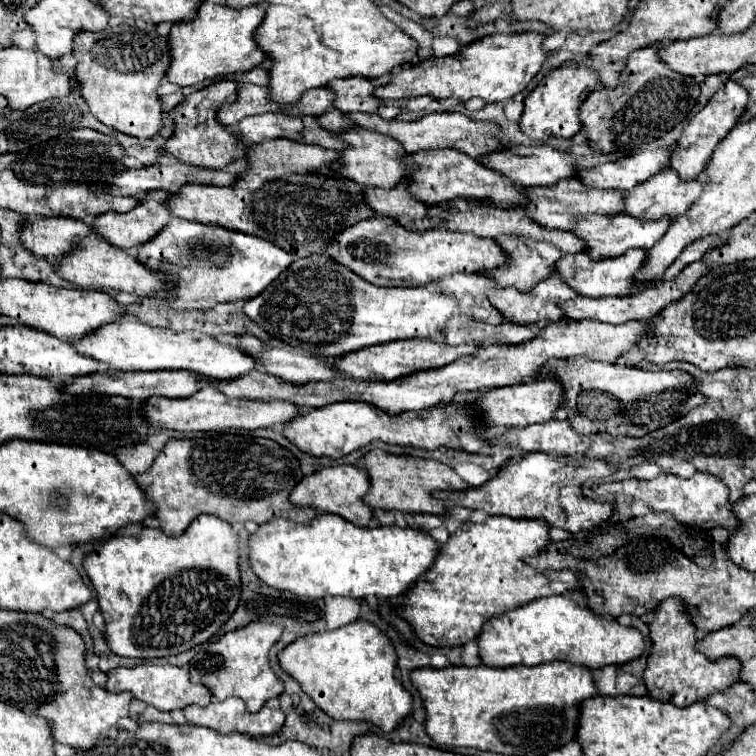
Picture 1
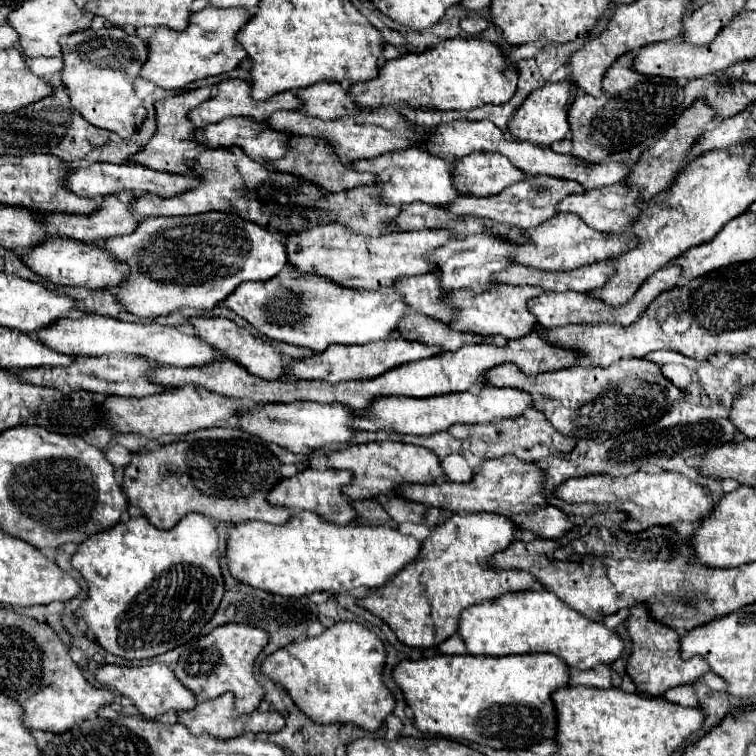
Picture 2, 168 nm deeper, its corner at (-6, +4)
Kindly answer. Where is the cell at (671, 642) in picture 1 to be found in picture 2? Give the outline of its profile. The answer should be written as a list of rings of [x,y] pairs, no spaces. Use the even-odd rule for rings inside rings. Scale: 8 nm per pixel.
[[[636,605],[630,609],[628,617],[628,633],[634,643],[632,657],[628,661],[628,675],[634,679],[638,691],[650,695],[650,697],[662,697],[668,689],[674,689],[678,685],[690,685],[704,677],[704,673],[710,671],[704,657],[696,655],[692,659],[680,657],[680,635],[668,627],[658,623],[650,613],[648,605]]]

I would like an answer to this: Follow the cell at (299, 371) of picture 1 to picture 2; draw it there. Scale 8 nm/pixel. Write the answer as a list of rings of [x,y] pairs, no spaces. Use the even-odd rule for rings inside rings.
[[[196,317],[196,319],[190,319],[190,325],[196,329],[198,337],[202,337],[204,341],[208,341],[212,347],[216,347],[218,351],[222,351],[230,359],[238,361],[252,375],[264,377],[266,381],[276,381],[276,379],[286,377],[286,363],[282,359],[282,353],[276,347],[272,347],[270,343],[266,343],[264,339],[254,337],[248,329],[238,327],[234,321],[222,319],[222,317]]]

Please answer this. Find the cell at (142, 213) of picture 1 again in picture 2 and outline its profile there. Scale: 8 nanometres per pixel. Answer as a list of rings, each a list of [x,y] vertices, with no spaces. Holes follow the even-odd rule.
[[[118,193],[118,195],[108,195],[104,197],[100,209],[90,215],[70,215],[70,213],[52,213],[46,217],[48,223],[48,233],[58,235],[58,237],[70,237],[78,239],[84,243],[104,243],[108,237],[118,237],[118,235],[128,235],[136,231],[136,225],[140,223],[140,217],[132,213],[132,201],[136,201],[134,193]]]

